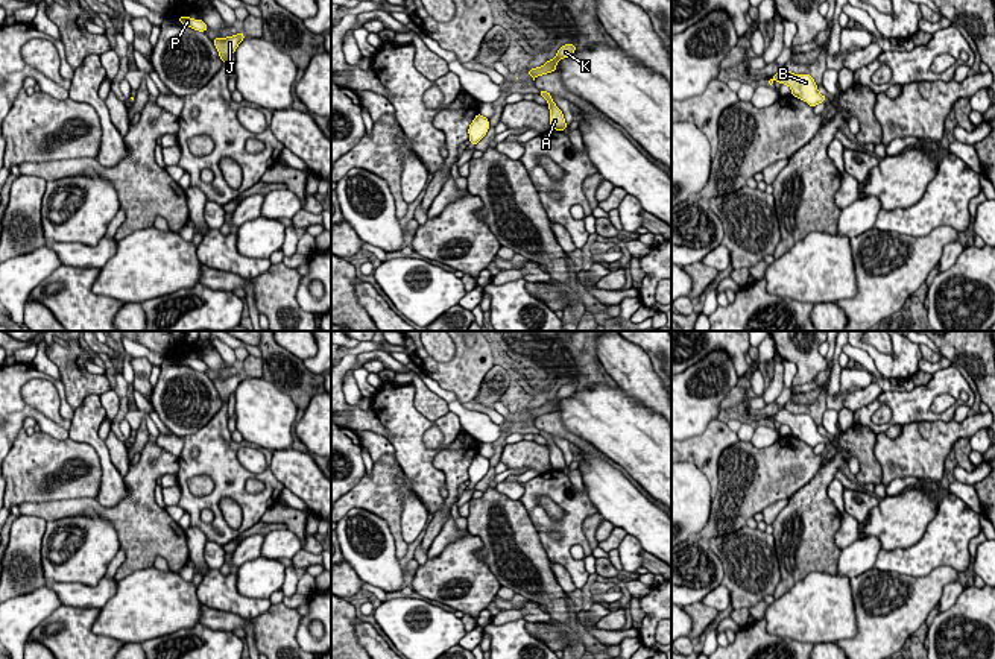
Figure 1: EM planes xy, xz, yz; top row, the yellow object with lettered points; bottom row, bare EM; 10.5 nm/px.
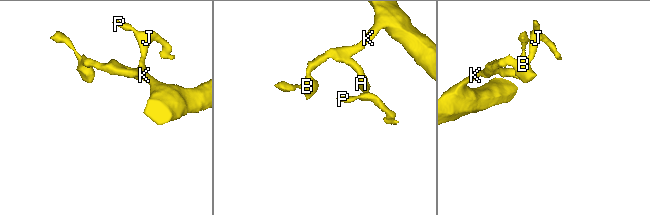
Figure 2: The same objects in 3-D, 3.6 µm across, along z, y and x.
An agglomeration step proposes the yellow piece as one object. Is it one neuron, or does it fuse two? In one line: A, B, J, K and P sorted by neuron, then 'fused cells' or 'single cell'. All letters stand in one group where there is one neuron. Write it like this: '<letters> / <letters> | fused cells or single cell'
A B J K P | single cell

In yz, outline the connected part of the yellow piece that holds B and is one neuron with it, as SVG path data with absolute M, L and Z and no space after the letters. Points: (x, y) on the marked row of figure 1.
M781 68L769 84L772 85L775 80L788 85L791 94L807 102L811 108L826 100L826 97L819 93L817 85L810 74L793 74L787 68Z

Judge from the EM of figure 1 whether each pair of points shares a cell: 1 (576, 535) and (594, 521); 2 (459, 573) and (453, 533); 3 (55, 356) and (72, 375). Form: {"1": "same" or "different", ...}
{"1": "different", "2": "different", "3": "same"}

